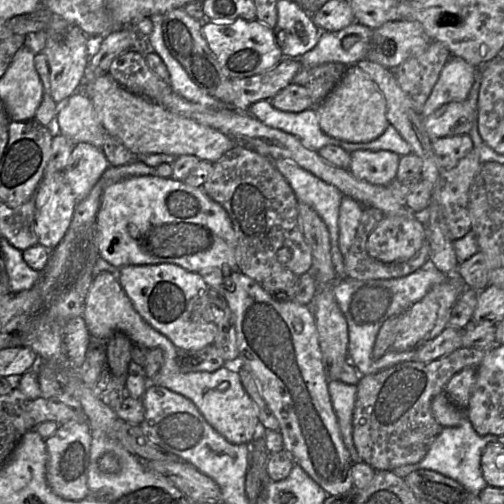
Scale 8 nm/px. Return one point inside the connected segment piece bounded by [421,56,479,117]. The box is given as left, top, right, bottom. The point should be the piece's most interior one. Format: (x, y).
(457, 77)

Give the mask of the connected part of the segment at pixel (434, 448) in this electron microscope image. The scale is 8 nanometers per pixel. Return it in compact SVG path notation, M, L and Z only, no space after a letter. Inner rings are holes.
M465 417L459 426L443 428L420 462L397 467L391 472L404 478L416 470L433 470L456 480L468 491L479 494L488 486L482 475L481 456L486 445L492 441L497 441L497 438L497 436L491 434L479 435L469 419Z

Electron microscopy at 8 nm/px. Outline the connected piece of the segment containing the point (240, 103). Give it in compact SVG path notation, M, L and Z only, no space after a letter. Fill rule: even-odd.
M299 58L281 59L274 67L249 77L230 80L234 101L228 107L236 111L249 111L255 102L270 101L280 90L292 83L300 69Z

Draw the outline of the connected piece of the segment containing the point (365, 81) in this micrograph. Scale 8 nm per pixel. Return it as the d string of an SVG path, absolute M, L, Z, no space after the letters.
M356 64L350 65L345 74L327 96L315 107L319 125L327 135L351 143L370 142L381 136L390 124L386 116L386 103L375 82Z

